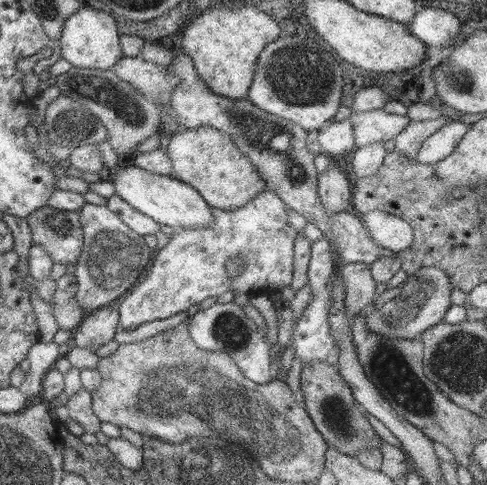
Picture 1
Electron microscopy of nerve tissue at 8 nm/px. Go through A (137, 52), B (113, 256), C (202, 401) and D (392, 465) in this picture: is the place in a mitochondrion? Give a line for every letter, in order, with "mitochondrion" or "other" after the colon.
A: other
B: mitochondrion
C: mitochondrion
D: other

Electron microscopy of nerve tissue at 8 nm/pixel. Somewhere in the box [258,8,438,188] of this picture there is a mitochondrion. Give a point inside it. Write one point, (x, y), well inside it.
(296, 75)

